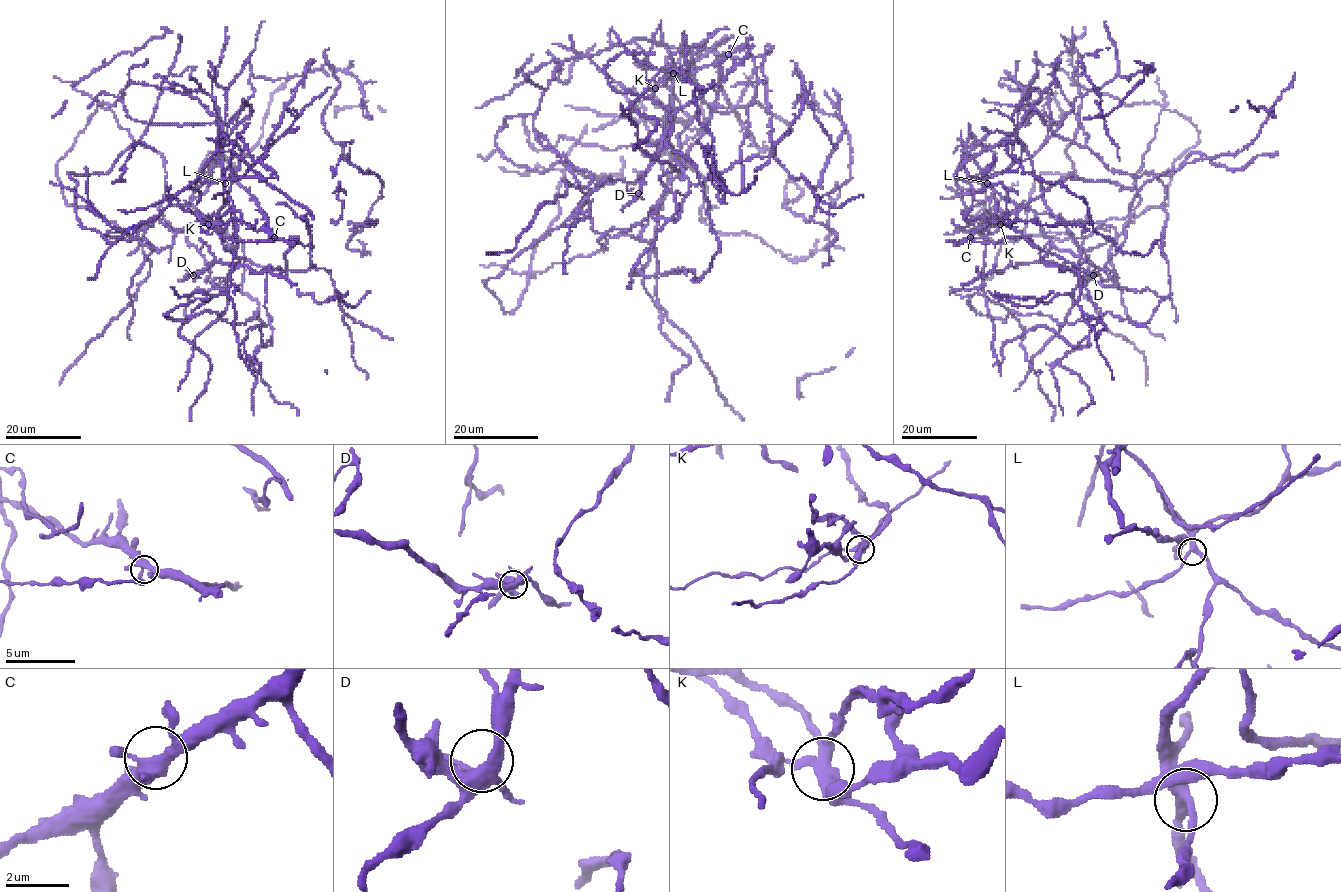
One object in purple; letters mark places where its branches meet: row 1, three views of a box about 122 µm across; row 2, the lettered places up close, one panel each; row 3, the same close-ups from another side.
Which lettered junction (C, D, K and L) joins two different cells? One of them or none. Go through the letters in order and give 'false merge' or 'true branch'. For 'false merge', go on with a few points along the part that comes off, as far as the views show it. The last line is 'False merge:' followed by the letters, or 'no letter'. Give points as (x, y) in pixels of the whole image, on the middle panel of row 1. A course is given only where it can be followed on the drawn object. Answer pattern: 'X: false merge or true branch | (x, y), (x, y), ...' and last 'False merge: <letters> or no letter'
C: true branch
D: true branch
K: false merge | (655, 88), (666, 80), (672, 56), (684, 47), (701, 44), (719, 29), (729, 28)
L: true branch
False merge: K

